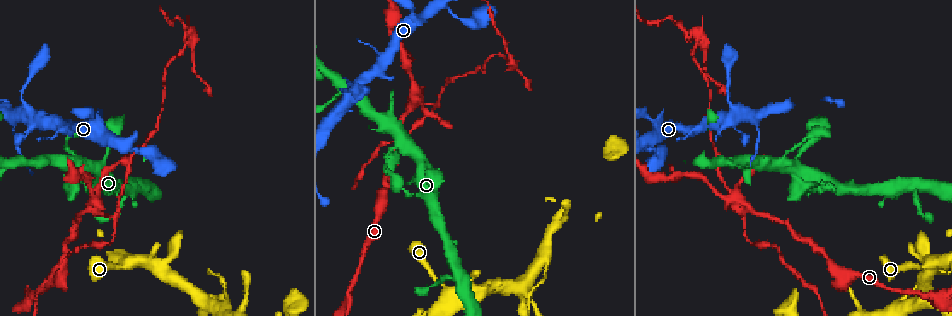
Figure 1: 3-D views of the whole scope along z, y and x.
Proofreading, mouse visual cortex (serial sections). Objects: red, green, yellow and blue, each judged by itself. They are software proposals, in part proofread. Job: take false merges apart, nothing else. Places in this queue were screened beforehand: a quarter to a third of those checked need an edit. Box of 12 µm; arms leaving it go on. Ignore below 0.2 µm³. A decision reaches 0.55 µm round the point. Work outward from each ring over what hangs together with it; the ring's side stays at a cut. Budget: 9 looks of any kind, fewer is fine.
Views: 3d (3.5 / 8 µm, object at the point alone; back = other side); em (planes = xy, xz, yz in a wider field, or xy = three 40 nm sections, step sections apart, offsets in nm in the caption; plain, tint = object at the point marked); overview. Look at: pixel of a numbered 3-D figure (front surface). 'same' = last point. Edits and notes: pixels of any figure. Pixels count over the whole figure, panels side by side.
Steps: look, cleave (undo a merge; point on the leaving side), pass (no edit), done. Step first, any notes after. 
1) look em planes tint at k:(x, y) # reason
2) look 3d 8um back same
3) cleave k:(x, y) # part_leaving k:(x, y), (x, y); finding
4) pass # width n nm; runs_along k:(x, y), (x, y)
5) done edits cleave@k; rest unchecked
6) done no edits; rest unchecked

look 3d 3.5um at 1:(225, 299) # sharp bend

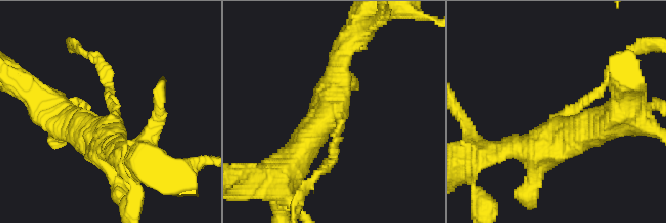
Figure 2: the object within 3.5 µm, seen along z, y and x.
look em xy step 3 tint at 2:(565, 110) # arms 3; arm_widths 150, 500, 500 nm

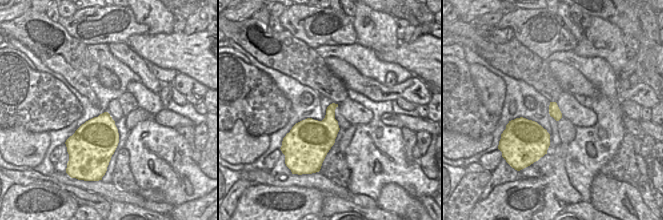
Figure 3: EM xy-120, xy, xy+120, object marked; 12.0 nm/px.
pass # runs_along 2:(80, 130), (108, 134), (114, 118), (102, 69); continuous, no second cell

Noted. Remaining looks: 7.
look 3d 3.5um at 1:(114, 214) # abrupt turn

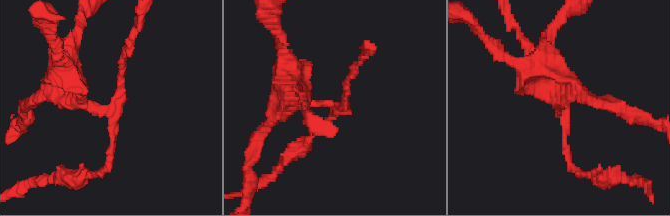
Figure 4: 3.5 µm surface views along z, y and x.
look em xy step 3 tint at 4:(558, 107) # arms 3; arm_widths 150, 150, 150 nm; need the tissue

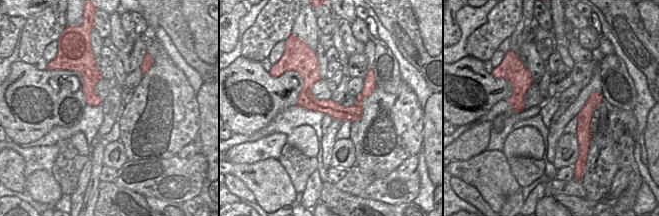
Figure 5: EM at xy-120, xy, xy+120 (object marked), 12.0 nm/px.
cleave 4:(121, 80) # width 200 nm; border 5:(338, 104), (340, 120); a second cell is stuck on

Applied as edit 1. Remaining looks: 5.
look overview

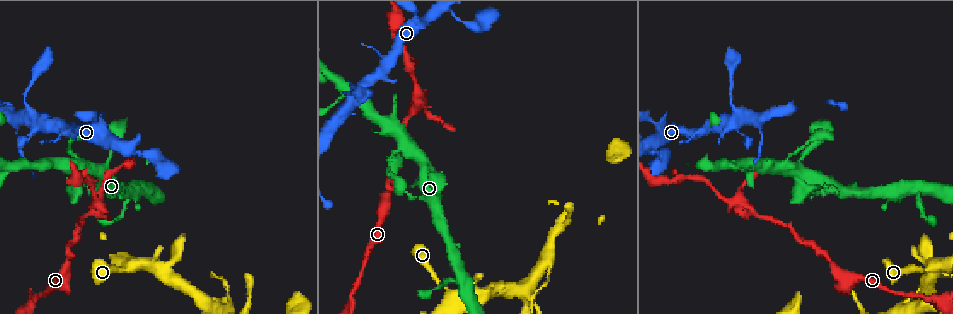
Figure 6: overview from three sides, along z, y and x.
look 3d 3.5um at 6:(421, 161) # side arm on a straight run

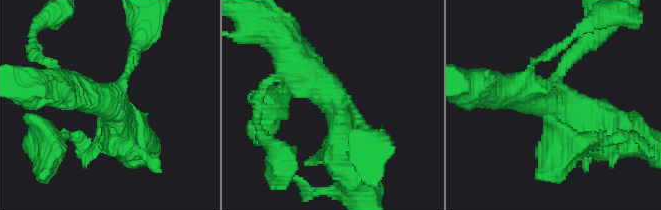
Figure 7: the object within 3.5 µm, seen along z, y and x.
look em xy step 2 tint at 7:(110, 105)

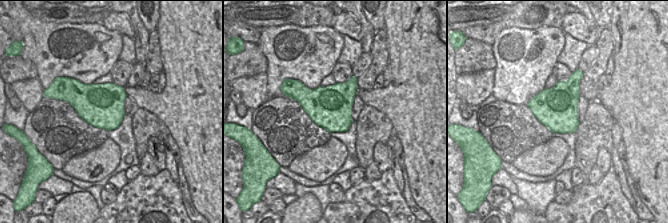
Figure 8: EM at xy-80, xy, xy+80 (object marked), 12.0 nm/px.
pass # runs_along 7:(350, 158), (338, 106), (291, 58); one cell here

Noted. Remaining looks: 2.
look 3d 8um at 6:(34, 117) # two arms in line, one across

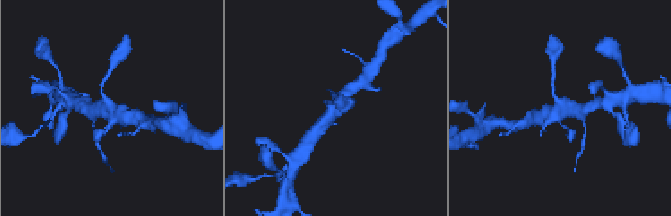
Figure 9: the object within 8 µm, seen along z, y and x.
look em xy step 2 tint at 9:(332, 109)

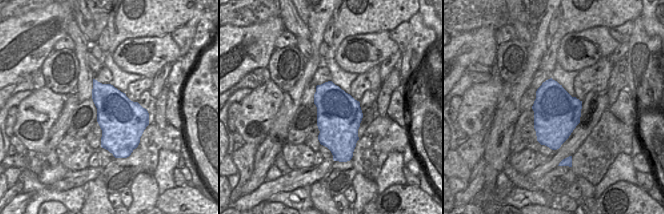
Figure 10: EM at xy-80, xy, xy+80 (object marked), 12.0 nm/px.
pass # runs_along 9:(352, 87), (317, 130); one cell here

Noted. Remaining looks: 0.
done edits cleave@4; rest unchecked

